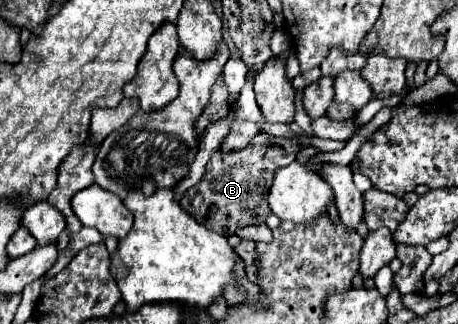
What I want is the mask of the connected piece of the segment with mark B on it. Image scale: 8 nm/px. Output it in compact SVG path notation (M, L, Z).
M266 133L254 137L254 141L238 151L220 155L220 151L210 157L210 165L206 165L206 173L198 185L194 185L180 201L180 207L190 213L200 225L214 229L222 235L234 235L236 229L246 225L262 225L270 215L268 207L268 191L270 181L276 169L290 165L296 159L300 145L296 139L280 139Z

